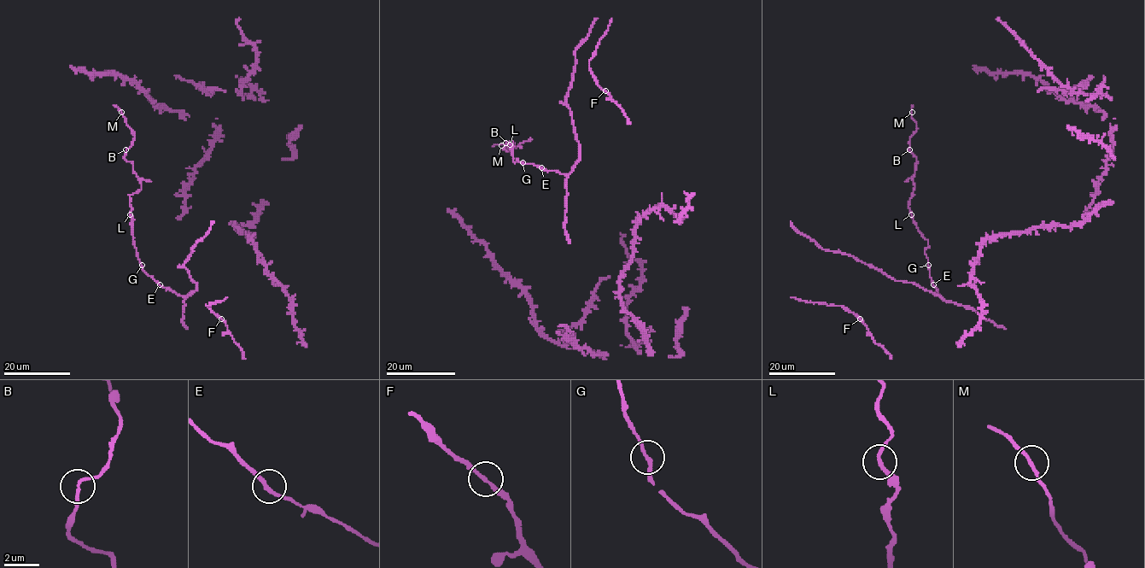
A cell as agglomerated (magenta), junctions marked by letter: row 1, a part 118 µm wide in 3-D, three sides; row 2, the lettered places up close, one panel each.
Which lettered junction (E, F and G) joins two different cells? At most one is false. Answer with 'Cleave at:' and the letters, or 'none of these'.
Cleave at: none of these

